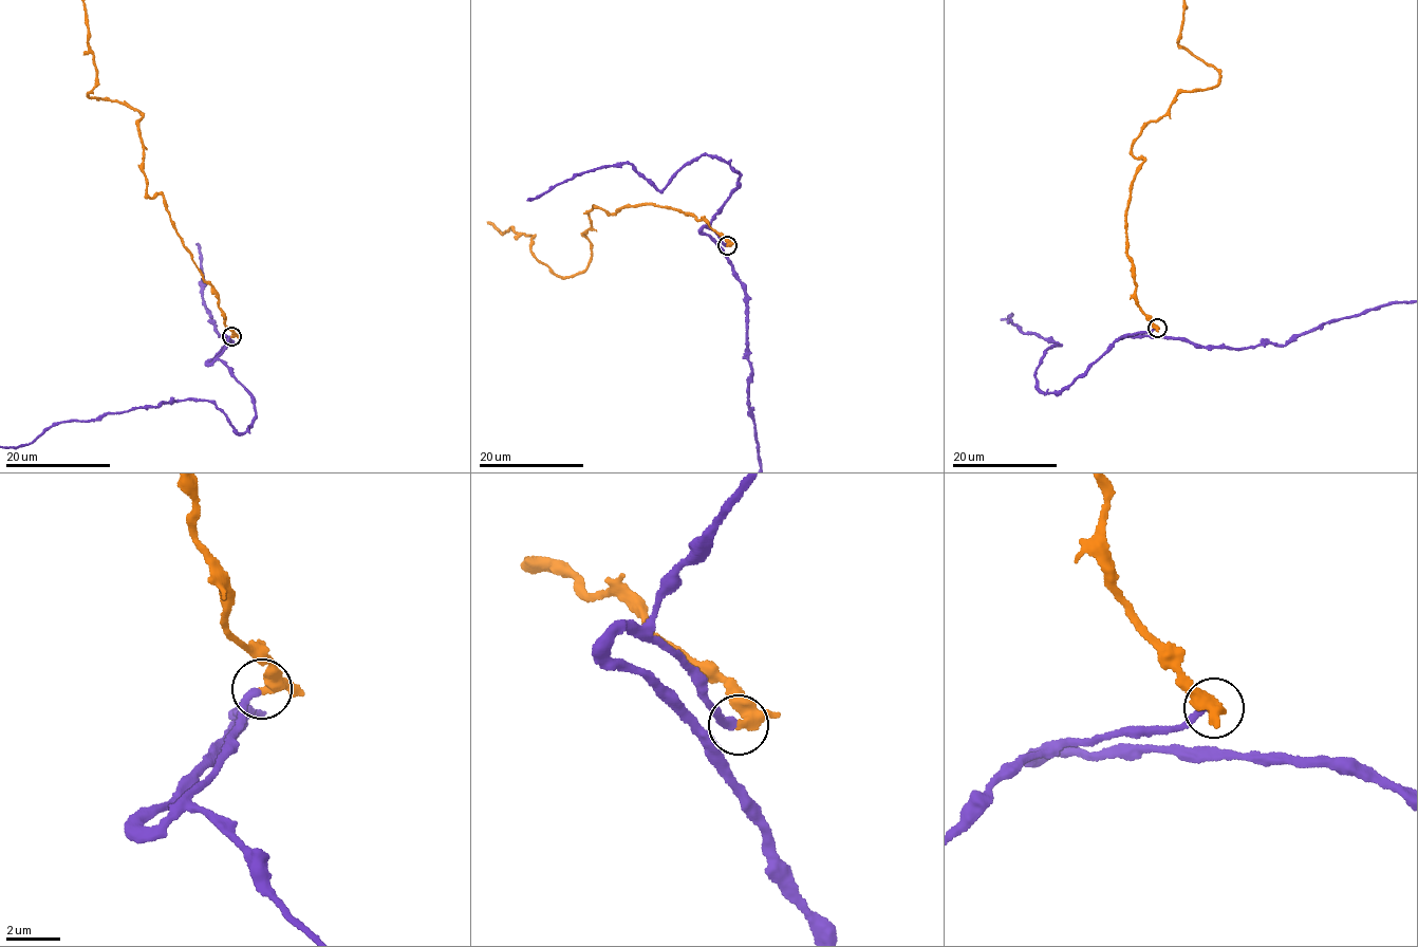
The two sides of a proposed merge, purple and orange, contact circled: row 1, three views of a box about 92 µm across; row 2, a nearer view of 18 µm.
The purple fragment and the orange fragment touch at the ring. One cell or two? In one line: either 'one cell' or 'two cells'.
one cell

